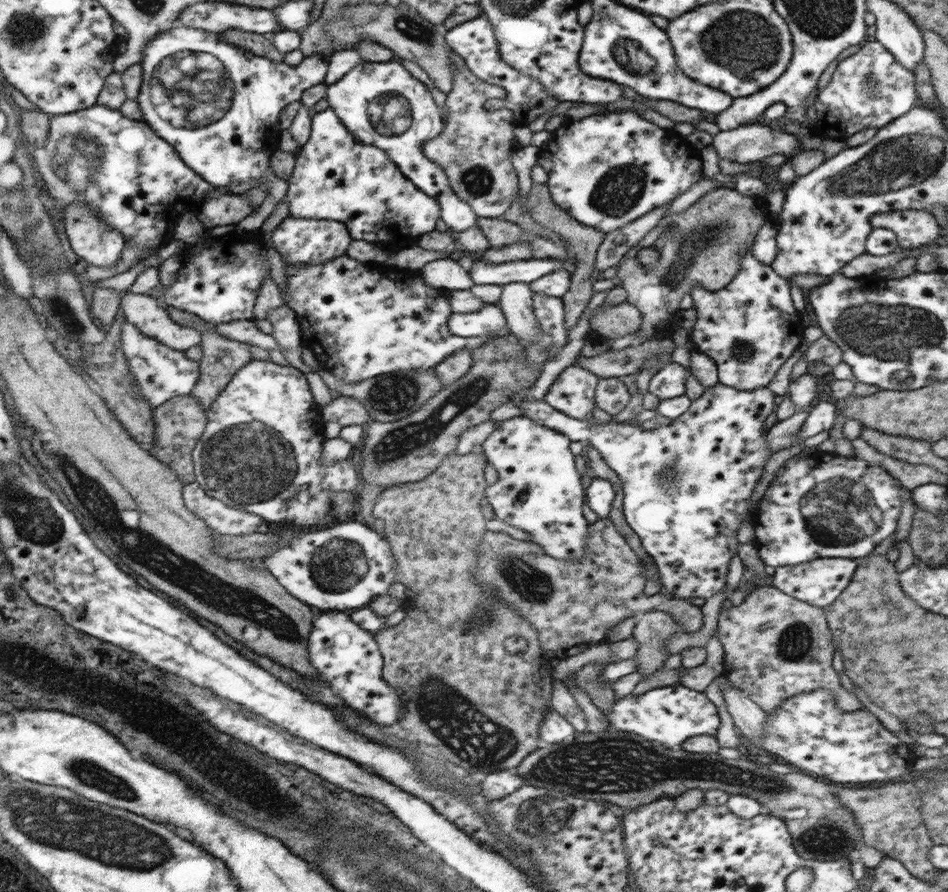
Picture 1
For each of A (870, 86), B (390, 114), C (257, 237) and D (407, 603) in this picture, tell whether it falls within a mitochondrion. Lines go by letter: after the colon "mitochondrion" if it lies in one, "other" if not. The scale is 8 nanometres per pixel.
A: mitochondrion
B: mitochondrion
C: other
D: other

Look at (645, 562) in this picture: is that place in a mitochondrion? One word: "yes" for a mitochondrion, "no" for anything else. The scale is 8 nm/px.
no

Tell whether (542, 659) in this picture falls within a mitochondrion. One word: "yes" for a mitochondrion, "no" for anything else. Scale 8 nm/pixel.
no

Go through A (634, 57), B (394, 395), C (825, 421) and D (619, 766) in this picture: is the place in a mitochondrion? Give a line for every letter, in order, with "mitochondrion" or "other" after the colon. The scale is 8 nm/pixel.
A: mitochondrion
B: mitochondrion
C: other
D: mitochondrion

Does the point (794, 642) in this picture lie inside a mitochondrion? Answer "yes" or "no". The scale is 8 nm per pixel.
yes

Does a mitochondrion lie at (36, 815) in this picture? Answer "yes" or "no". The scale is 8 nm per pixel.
yes

